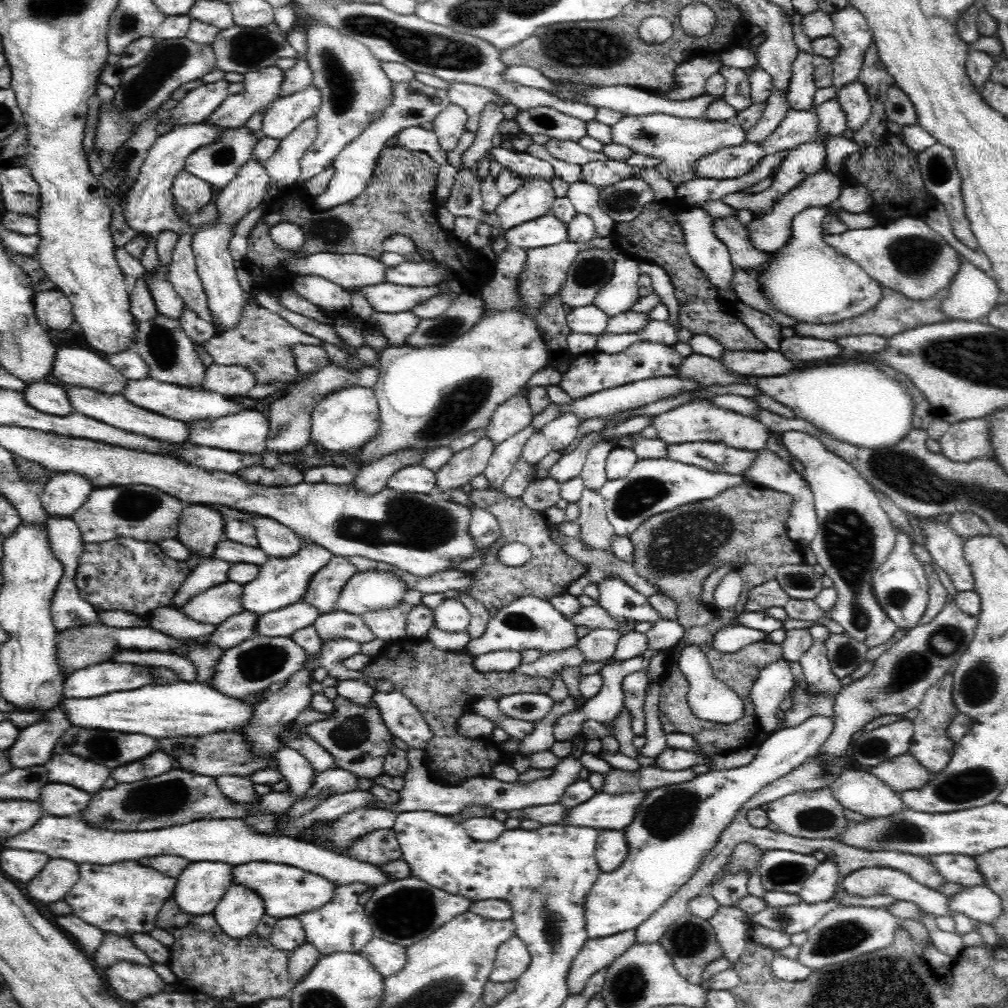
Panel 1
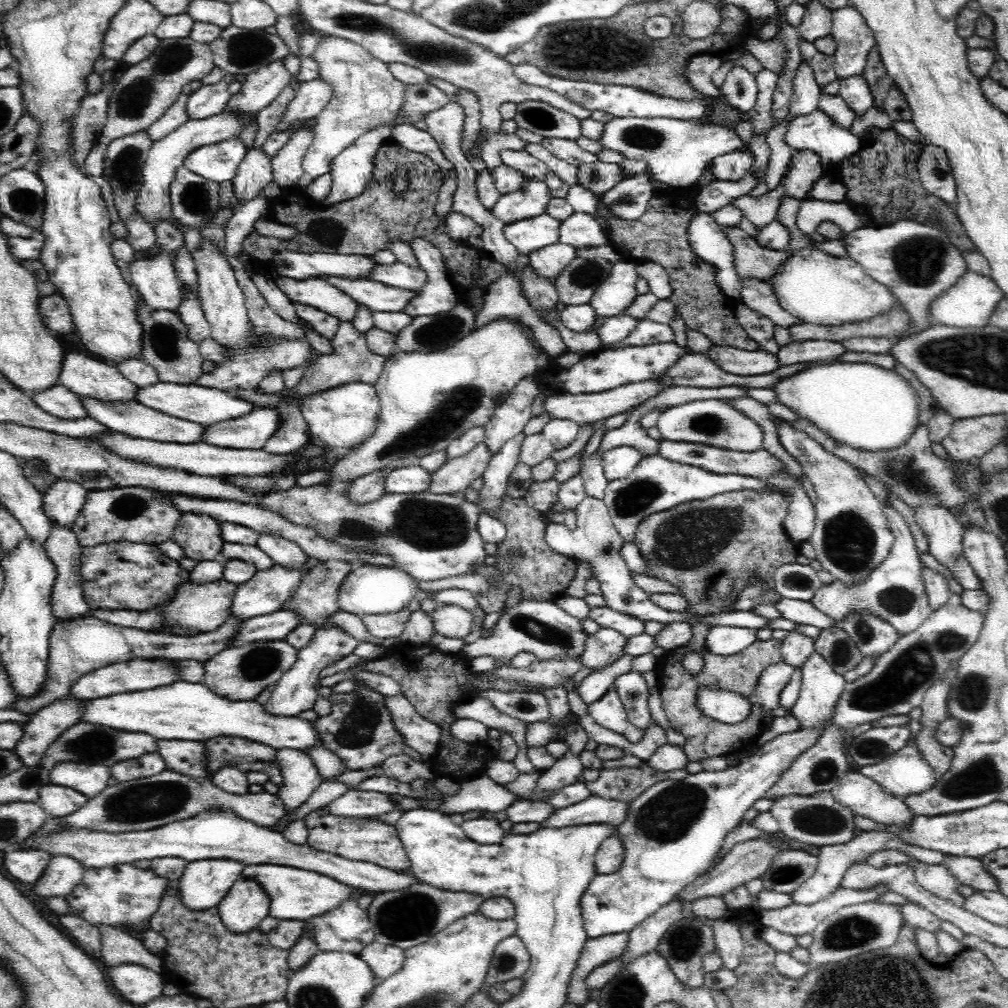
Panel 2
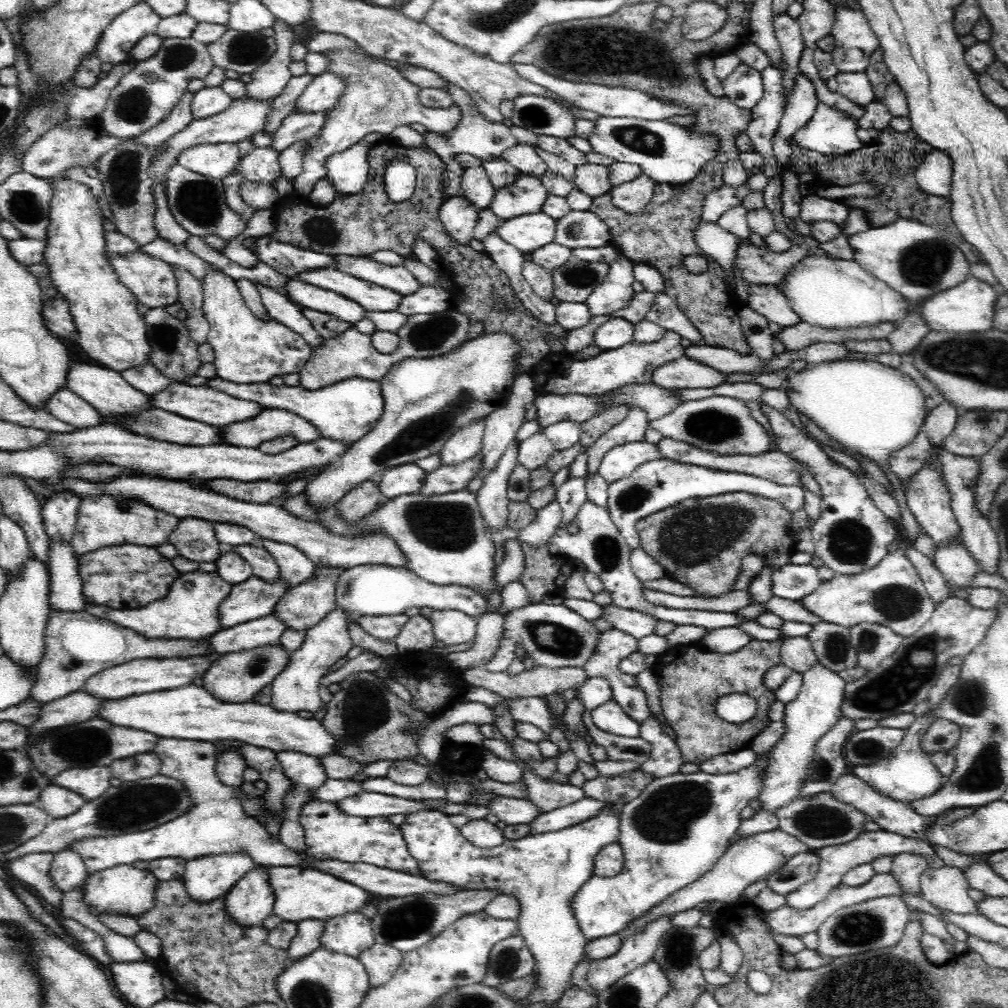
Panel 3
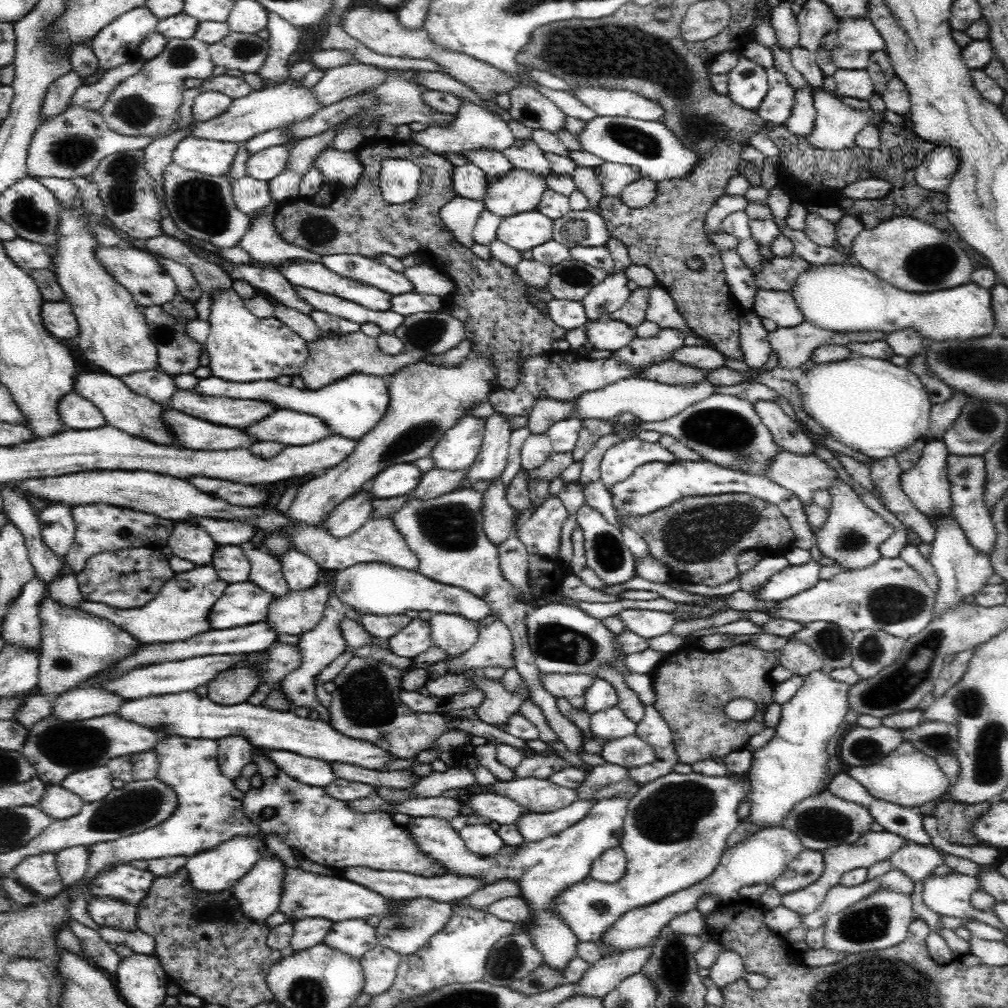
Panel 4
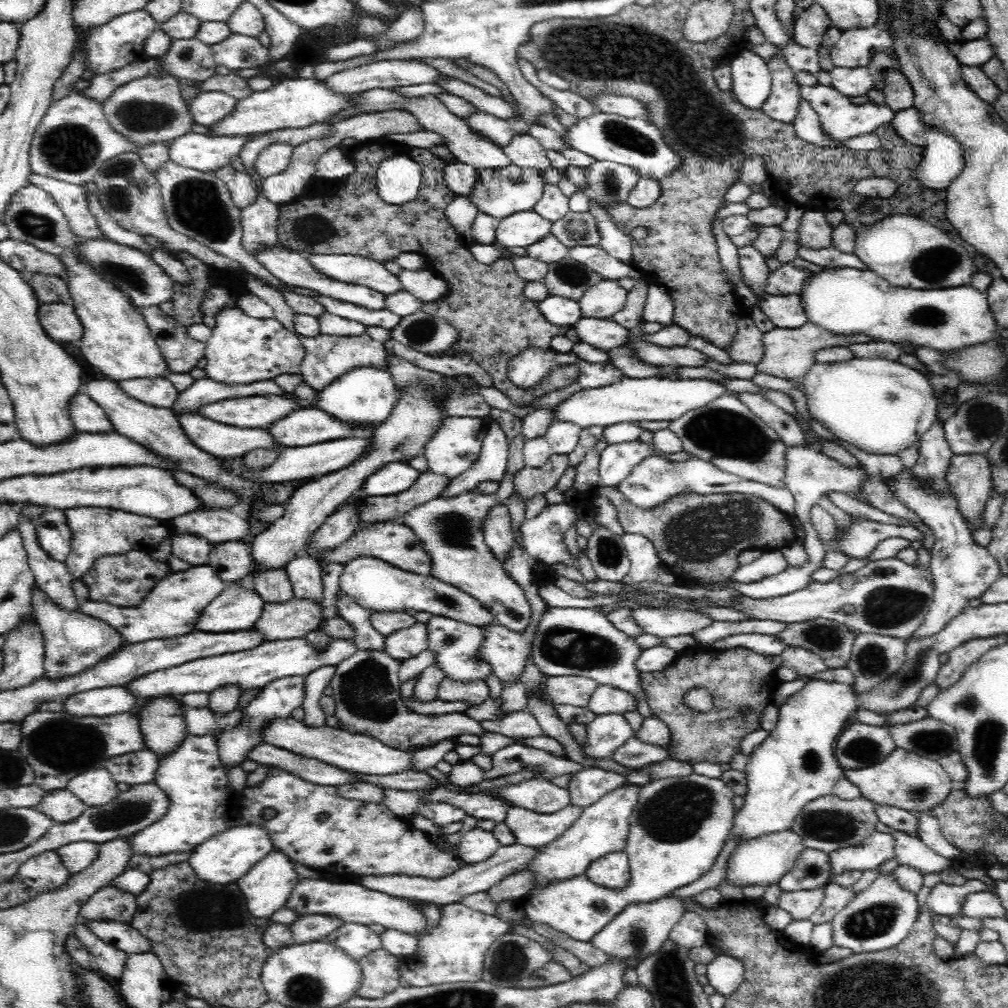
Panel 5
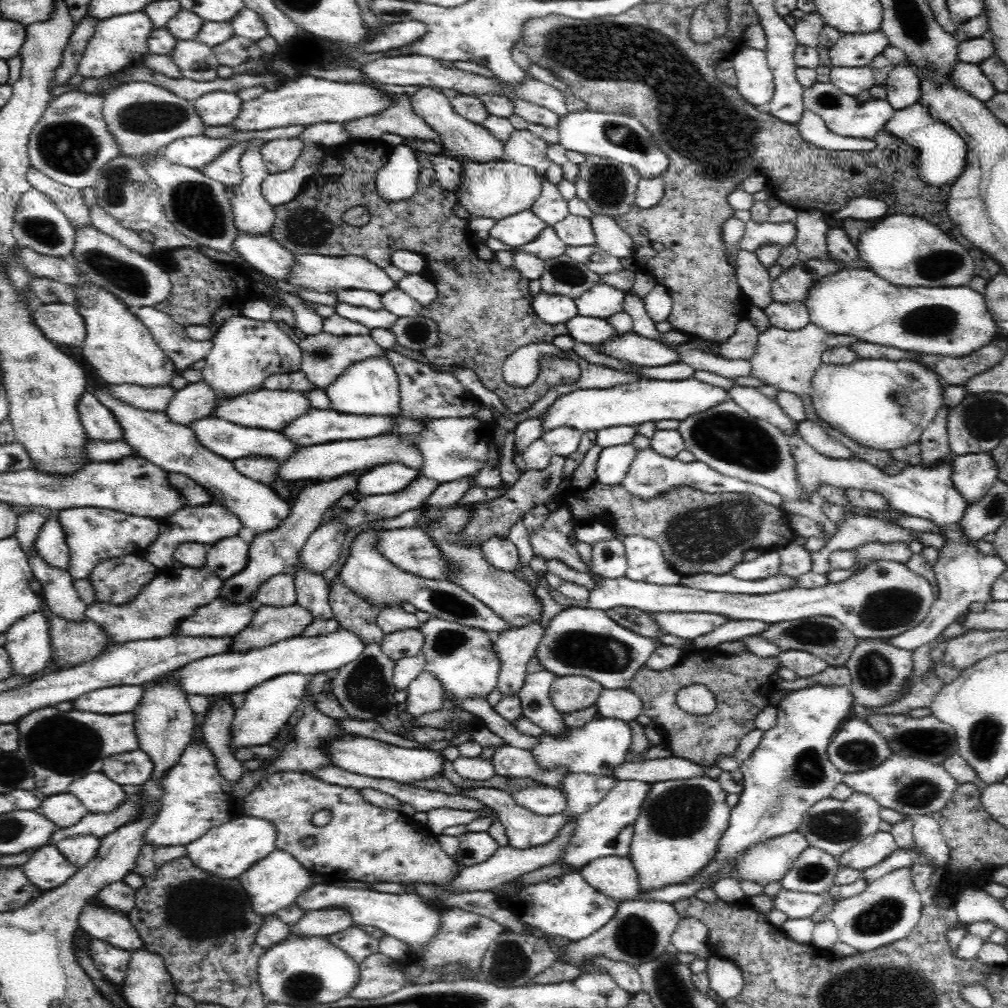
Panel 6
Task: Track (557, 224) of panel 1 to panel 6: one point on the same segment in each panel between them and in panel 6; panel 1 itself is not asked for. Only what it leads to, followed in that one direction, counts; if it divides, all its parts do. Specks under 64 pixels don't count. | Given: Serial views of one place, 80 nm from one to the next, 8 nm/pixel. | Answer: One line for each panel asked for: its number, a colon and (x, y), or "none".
2: (528, 235)
3: (528, 232)
4: (523, 231)
5: (521, 229)
6: (517, 230)

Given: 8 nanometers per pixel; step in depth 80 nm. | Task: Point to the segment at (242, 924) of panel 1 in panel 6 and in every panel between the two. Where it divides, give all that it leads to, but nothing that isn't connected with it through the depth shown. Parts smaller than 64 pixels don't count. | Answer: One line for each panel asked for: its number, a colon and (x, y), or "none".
2: (246, 904)
3: (251, 900)
4: (260, 890)
5: (267, 886)
6: (275, 882)

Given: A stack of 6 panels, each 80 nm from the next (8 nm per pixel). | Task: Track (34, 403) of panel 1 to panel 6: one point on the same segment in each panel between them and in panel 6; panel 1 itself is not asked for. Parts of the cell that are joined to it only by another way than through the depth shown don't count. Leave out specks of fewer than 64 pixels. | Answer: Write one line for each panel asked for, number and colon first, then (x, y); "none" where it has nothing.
2: (58, 401)
3: (67, 406)
4: (78, 413)
5: (88, 416)
6: (100, 424)

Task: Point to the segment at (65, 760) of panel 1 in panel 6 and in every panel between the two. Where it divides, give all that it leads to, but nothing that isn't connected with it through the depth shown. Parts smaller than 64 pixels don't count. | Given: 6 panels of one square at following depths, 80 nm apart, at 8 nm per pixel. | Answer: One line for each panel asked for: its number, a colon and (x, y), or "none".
2: (88, 780)
3: (91, 783)
4: (92, 785)
5: (95, 788)
6: (95, 791)

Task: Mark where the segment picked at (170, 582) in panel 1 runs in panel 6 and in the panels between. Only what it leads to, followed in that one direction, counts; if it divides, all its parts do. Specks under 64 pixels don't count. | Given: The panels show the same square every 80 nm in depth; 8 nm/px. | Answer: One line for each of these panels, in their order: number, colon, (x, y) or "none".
2: (123, 575)
3: (122, 577)
4: (128, 578)
5: (123, 580)
6: (116, 581)

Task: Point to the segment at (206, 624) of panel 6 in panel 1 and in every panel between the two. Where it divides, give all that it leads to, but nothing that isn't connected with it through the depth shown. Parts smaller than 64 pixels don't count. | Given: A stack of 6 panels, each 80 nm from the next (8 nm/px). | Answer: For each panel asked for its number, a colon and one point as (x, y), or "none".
1: (279, 582)
2: (266, 592)
3: (252, 599)
4: (241, 604)
5: (235, 608)

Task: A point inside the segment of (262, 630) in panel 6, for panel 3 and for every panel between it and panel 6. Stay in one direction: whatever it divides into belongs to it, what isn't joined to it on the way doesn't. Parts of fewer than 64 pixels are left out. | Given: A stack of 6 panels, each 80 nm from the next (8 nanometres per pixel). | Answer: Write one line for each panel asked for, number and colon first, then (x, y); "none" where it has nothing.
3: (300, 608)
4: (295, 613)
5: (296, 618)

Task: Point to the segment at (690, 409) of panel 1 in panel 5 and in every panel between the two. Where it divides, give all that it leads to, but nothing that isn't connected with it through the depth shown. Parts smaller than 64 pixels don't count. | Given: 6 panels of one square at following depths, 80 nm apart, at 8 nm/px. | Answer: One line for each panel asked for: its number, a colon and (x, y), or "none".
2: (717, 421)
3: (723, 425)
4: (725, 430)
5: (725, 433)

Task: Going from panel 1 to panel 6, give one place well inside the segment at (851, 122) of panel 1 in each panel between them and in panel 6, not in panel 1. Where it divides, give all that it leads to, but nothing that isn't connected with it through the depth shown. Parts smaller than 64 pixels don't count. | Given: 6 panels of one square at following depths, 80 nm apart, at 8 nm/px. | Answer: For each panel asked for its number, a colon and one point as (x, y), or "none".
2: (855, 90)
3: (855, 86)
4: (849, 83)
5: (857, 81)
6: (852, 80)

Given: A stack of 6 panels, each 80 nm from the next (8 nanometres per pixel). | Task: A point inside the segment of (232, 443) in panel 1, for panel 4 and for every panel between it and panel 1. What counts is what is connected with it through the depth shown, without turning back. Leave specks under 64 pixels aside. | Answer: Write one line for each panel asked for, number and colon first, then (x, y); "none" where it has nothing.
2: (251, 432)
3: (271, 423)
4: (291, 428)

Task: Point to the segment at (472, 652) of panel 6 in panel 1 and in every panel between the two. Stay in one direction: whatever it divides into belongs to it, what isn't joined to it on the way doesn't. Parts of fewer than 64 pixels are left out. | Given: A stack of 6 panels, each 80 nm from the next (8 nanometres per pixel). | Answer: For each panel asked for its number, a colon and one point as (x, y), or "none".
1: (451, 615)
2: (449, 621)
3: (451, 627)
4: (453, 634)
5: (455, 645)

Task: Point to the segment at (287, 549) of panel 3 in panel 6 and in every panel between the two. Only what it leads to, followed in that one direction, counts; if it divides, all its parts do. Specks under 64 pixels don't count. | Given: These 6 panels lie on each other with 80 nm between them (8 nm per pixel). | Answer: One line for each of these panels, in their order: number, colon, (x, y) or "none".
4: (301, 572)
5: (304, 573)
6: (312, 589)

